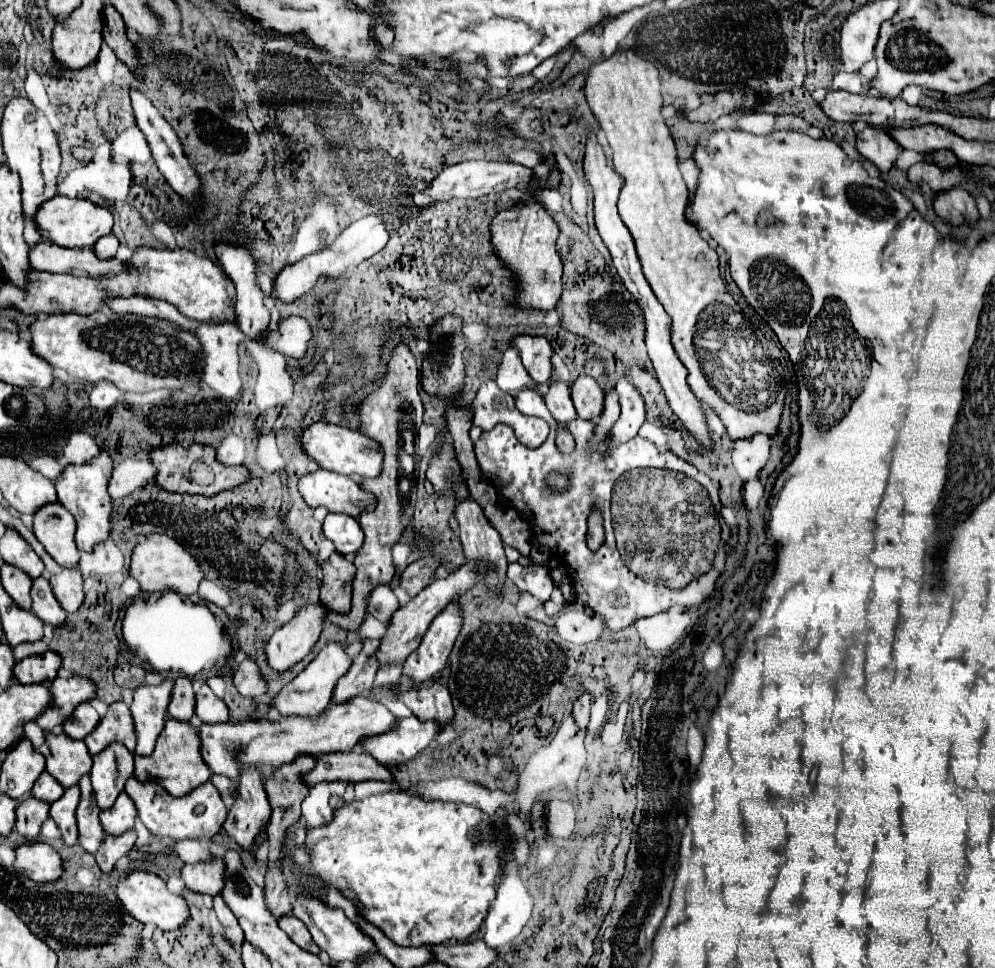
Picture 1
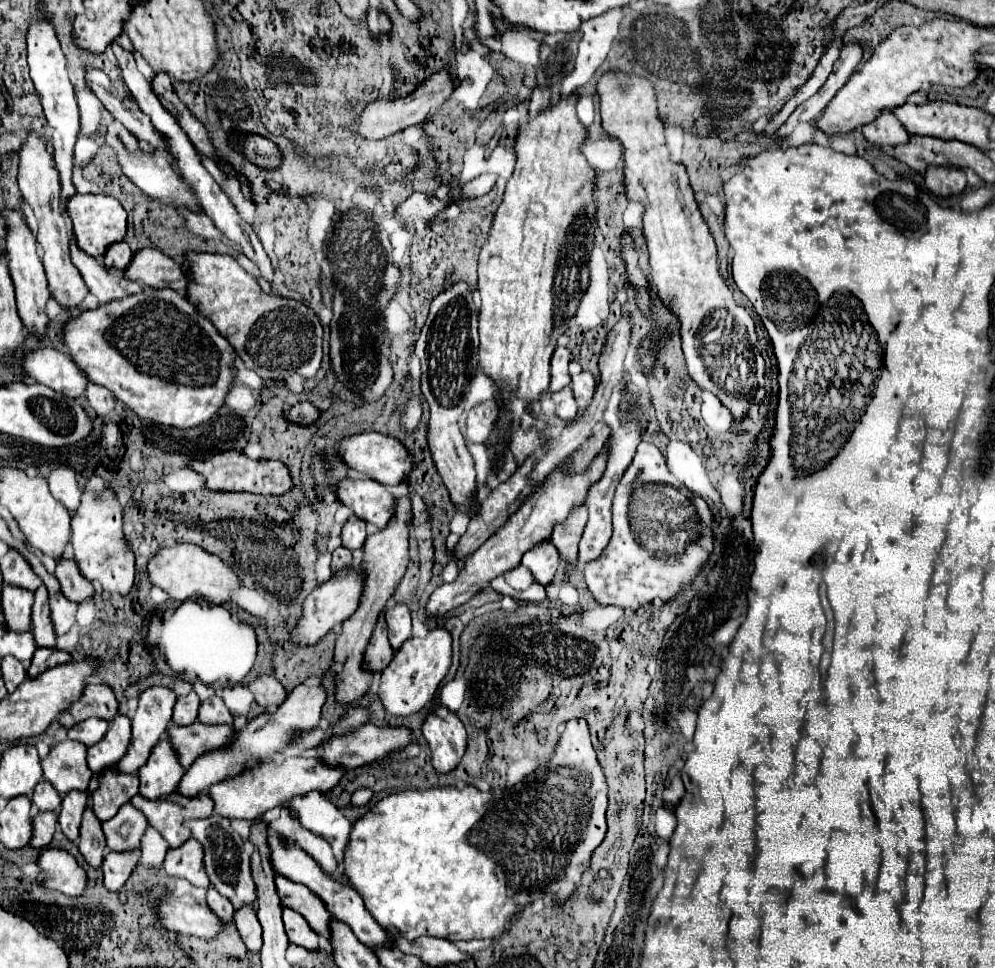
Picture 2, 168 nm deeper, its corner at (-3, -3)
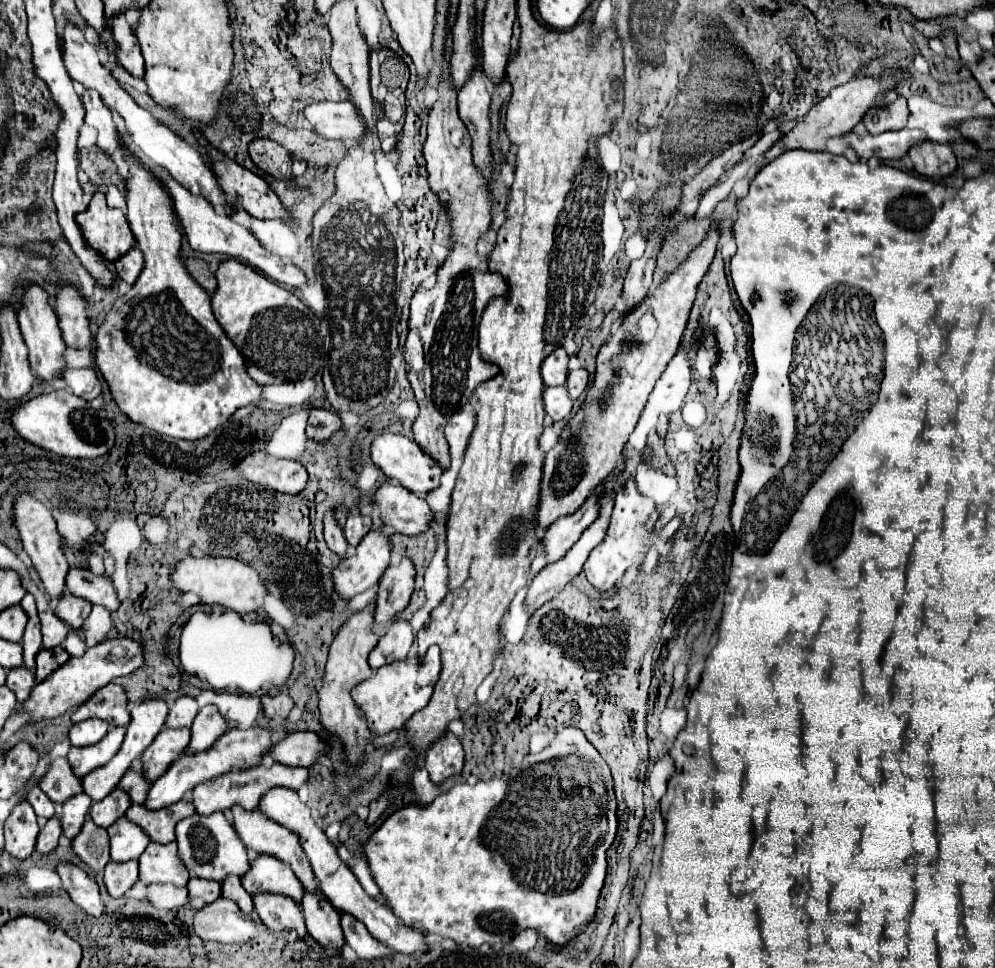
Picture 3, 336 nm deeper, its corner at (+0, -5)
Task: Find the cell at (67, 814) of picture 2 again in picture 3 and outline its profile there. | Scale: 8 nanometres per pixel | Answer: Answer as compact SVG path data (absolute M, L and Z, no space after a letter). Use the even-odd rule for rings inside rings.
M81 793L73 799L69 799L69 803L63 803L63 817L61 817L61 825L63 825L63 833L73 839L79 831L81 831L81 825L85 823L87 815L89 815L89 809L91 809L91 799Z

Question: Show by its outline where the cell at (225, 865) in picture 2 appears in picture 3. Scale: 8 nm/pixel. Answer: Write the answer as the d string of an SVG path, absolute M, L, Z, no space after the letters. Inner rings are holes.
M221 811L211 813L207 817L203 815L191 815L183 821L177 823L175 827L177 835L177 845L179 845L179 859L187 867L187 871L193 877L203 877L203 879L215 879L221 883L225 875L243 875L249 869L249 857L245 851L245 845L233 831L233 825L225 819Z

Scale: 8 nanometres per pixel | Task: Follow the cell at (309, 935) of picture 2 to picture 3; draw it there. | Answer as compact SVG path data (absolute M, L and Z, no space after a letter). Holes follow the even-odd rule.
M259 893L253 895L253 903L255 903L255 911L261 915L263 923L271 931L297 929L299 937L307 933L301 907L291 897L275 895L275 893Z

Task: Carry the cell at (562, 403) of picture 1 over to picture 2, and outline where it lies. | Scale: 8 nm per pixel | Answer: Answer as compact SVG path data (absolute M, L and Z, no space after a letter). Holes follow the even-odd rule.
M564 387L562 391L554 393L552 395L554 403L556 403L556 415L564 421L572 421L576 419L578 415L578 407L576 407L576 401L574 401L574 395L572 395L572 389L570 387Z

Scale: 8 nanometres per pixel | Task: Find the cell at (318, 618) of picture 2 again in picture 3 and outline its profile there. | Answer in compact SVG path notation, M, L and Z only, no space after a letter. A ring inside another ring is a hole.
M383 523L379 529L371 529L365 539L357 545L353 557L345 557L333 571L337 593L351 599L365 589L379 583L383 571L391 559L391 539L383 533Z

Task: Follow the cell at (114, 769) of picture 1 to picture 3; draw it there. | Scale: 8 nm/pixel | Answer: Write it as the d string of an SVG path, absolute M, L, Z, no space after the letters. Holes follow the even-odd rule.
M113 789L103 801L93 803L89 815L91 815L91 819L95 821L95 825L109 827L109 825L113 825L119 817L123 817L129 807L131 807L129 795L125 795L125 791Z

